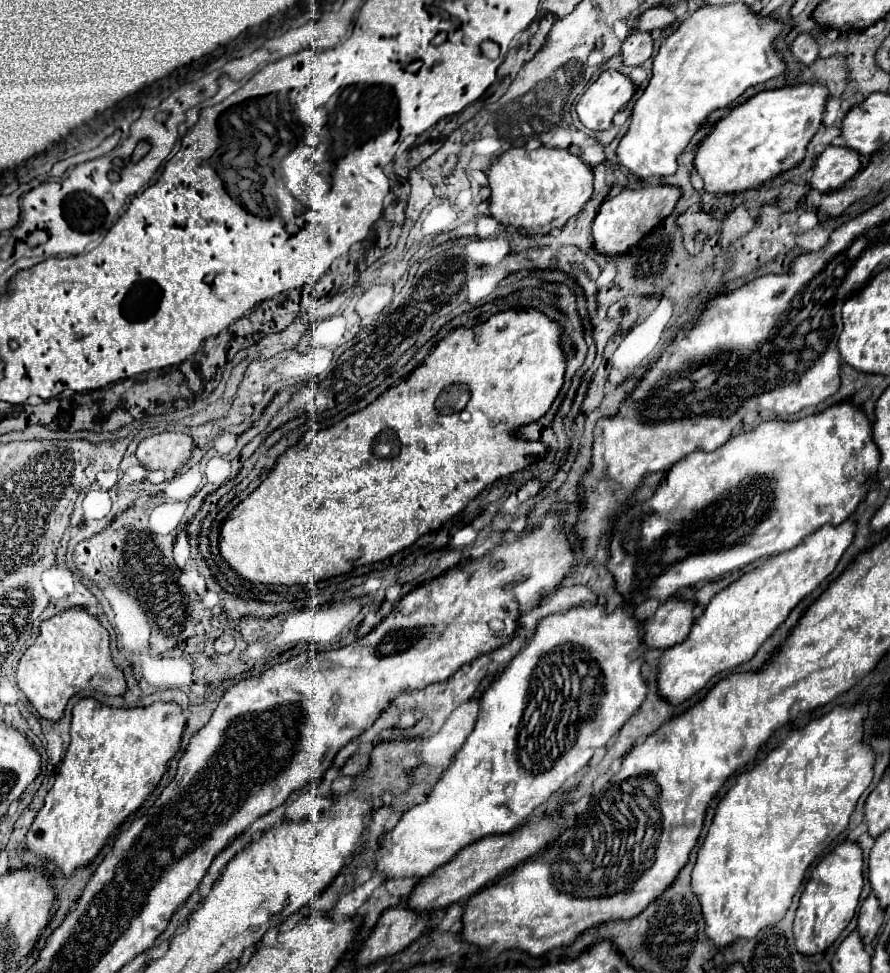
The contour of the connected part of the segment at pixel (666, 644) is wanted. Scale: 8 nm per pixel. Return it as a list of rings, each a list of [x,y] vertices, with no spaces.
[[[670,598],[668,602],[660,604],[654,614],[654,620],[648,618],[644,624],[644,644],[648,648],[666,650],[686,640],[692,628],[692,610],[692,602],[676,598]]]

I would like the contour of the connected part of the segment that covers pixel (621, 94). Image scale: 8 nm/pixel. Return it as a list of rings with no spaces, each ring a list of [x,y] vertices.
[[[604,70],[600,78],[580,96],[576,112],[590,130],[608,130],[614,114],[634,96],[636,84],[618,70]]]

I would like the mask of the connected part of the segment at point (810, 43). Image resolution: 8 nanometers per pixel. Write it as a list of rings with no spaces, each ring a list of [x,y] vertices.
[[[808,32],[800,34],[792,44],[792,54],[802,64],[812,64],[818,58],[818,42],[816,42],[816,38],[812,34],[808,34]]]

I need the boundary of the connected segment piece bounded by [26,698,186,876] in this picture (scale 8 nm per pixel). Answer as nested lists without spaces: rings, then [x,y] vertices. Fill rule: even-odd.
[[[94,698],[78,700],[72,708],[72,740],[60,776],[28,830],[28,848],[52,860],[66,876],[90,864],[108,836],[158,786],[170,758],[178,752],[184,726],[186,716],[176,702],[154,702],[144,708],[112,708]]]

